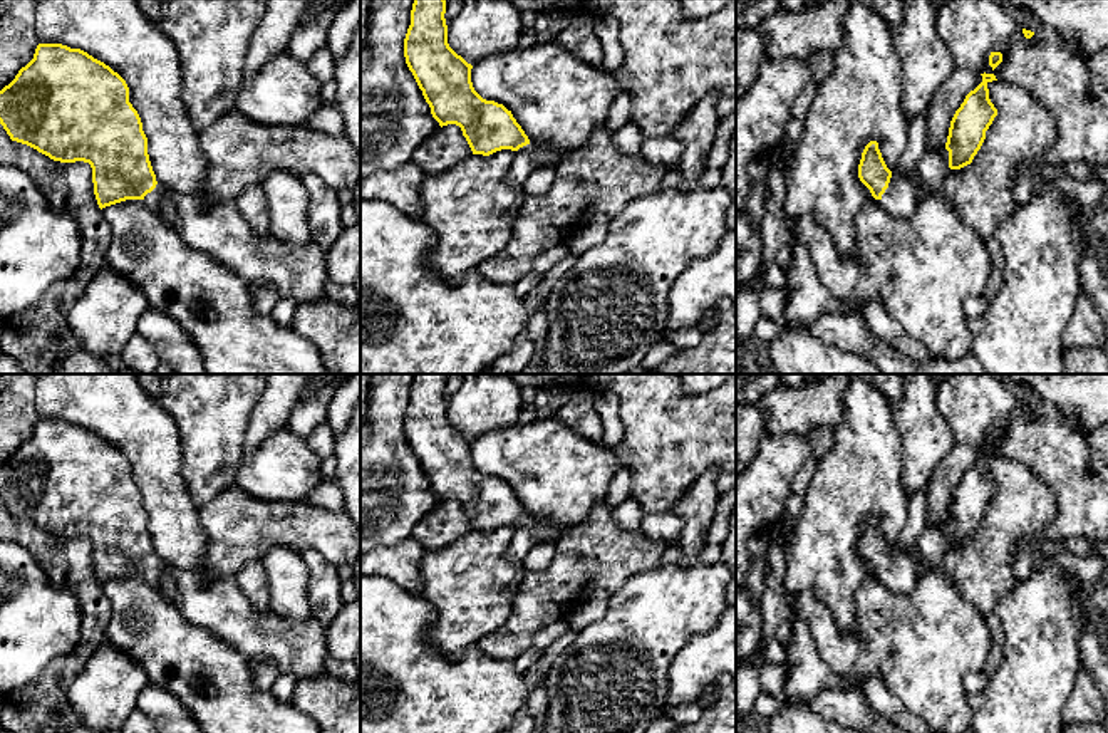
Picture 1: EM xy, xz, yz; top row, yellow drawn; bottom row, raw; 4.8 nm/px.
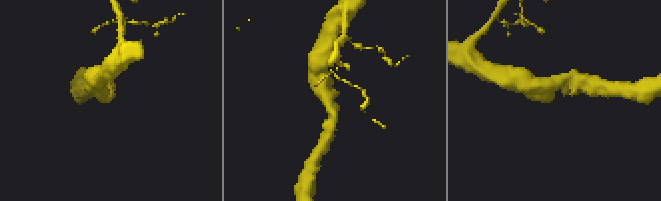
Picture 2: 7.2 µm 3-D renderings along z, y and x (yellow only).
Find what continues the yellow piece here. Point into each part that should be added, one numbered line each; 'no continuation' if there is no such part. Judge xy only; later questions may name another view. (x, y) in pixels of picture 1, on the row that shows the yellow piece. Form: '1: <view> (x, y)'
1: xy (299, 272)

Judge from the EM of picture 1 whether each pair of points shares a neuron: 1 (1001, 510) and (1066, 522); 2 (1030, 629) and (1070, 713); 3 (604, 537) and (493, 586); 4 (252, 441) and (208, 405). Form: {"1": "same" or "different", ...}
{"1": "different", "2": "different", "3": "different", "4": "different"}

